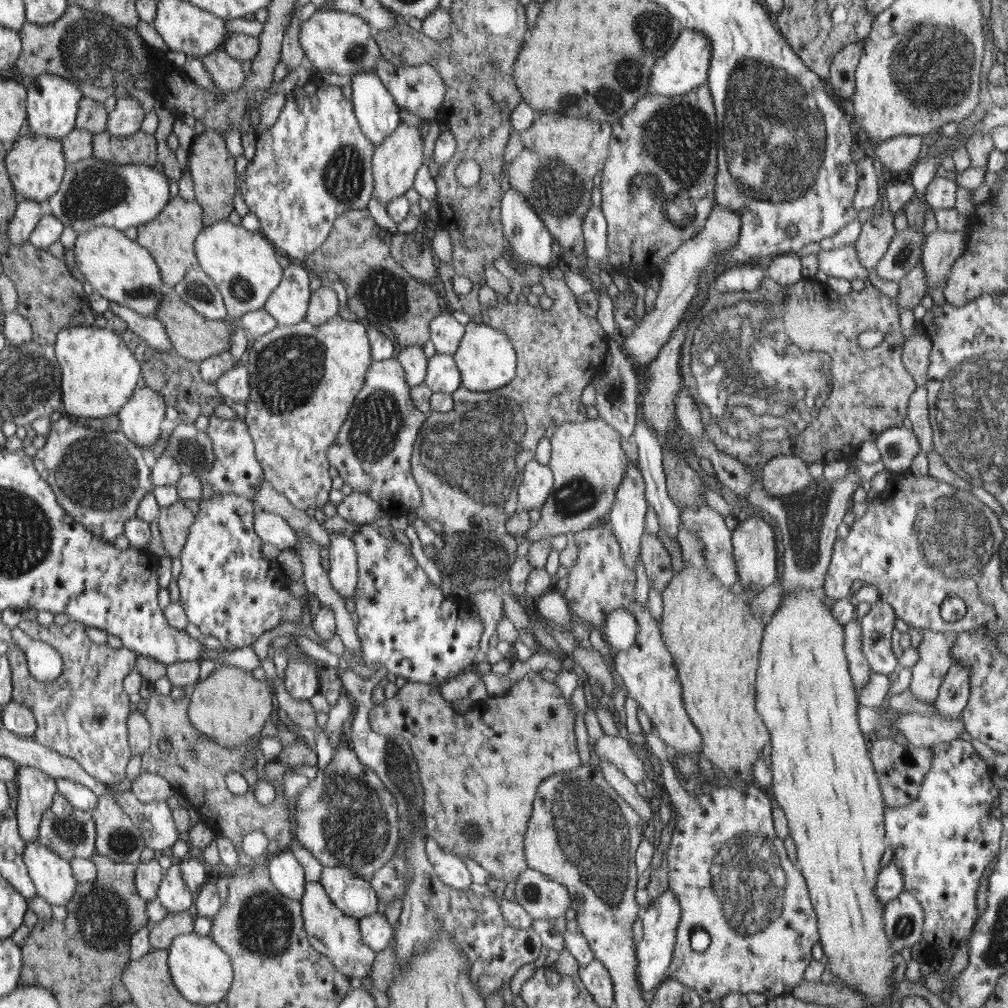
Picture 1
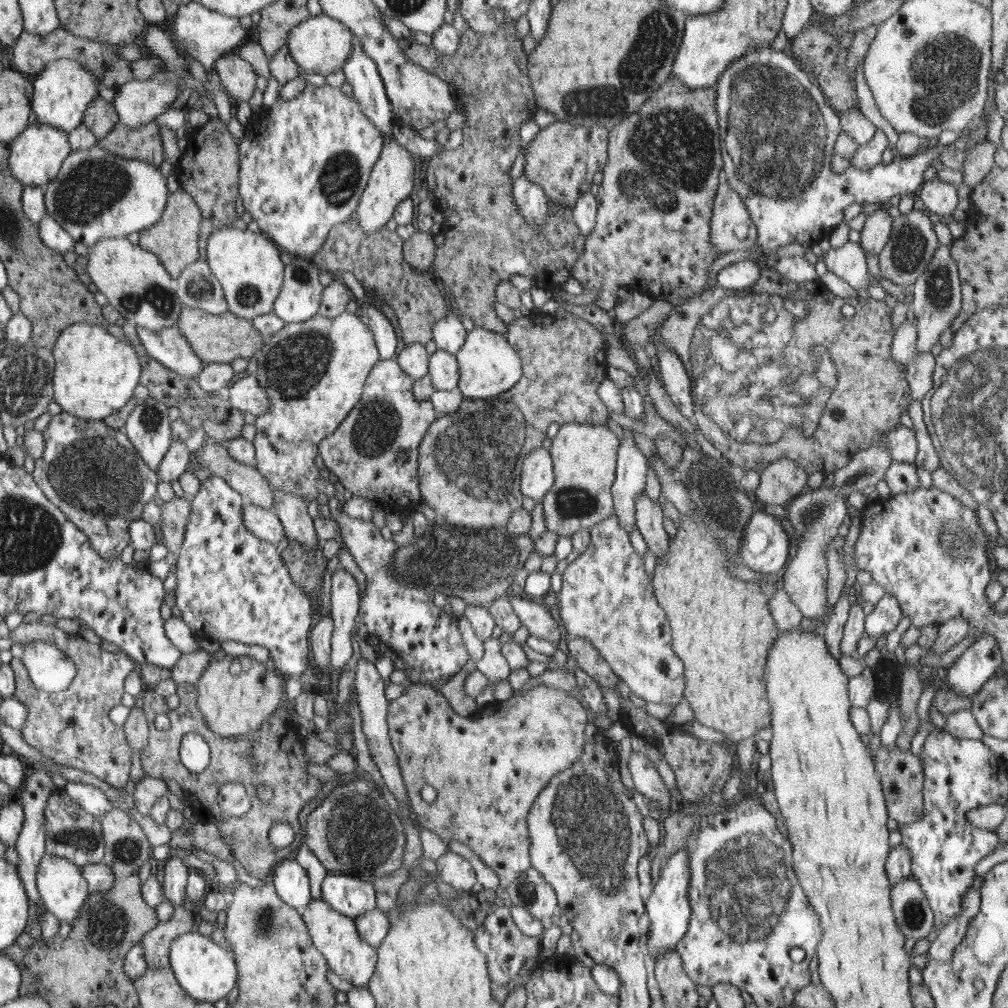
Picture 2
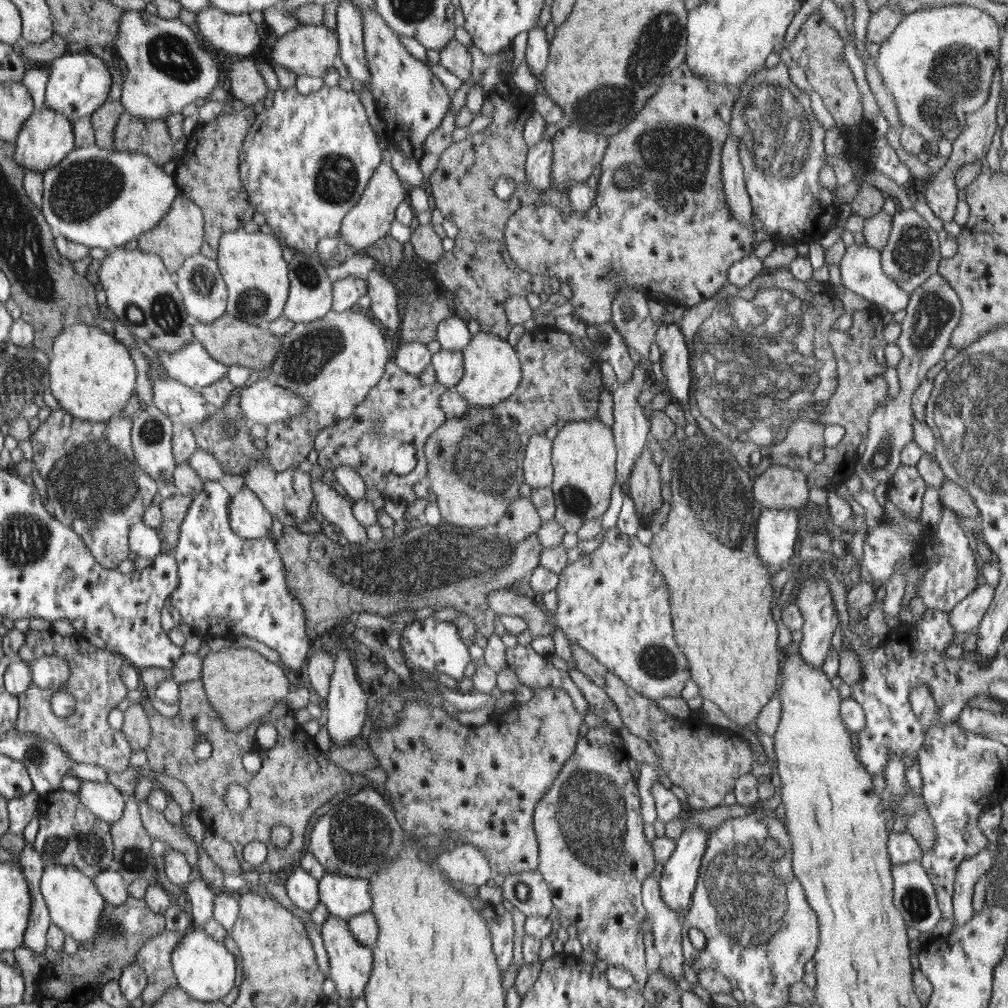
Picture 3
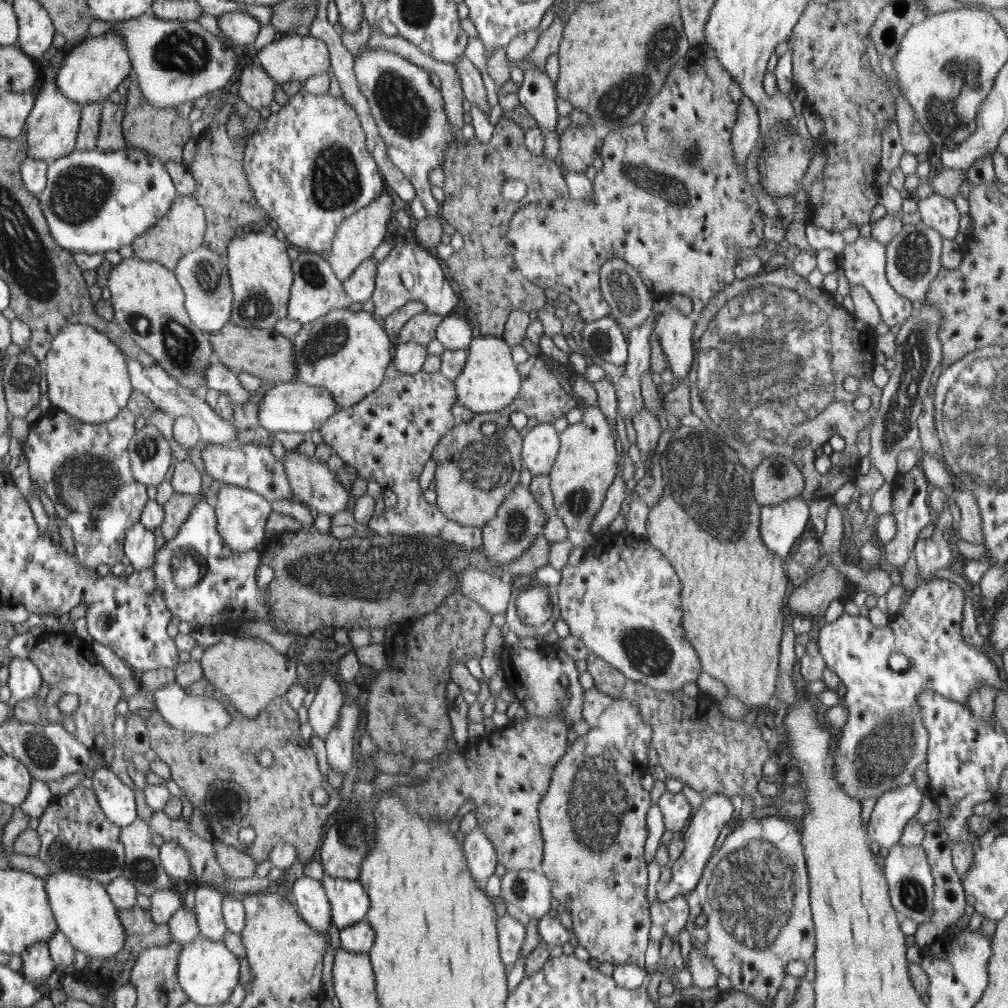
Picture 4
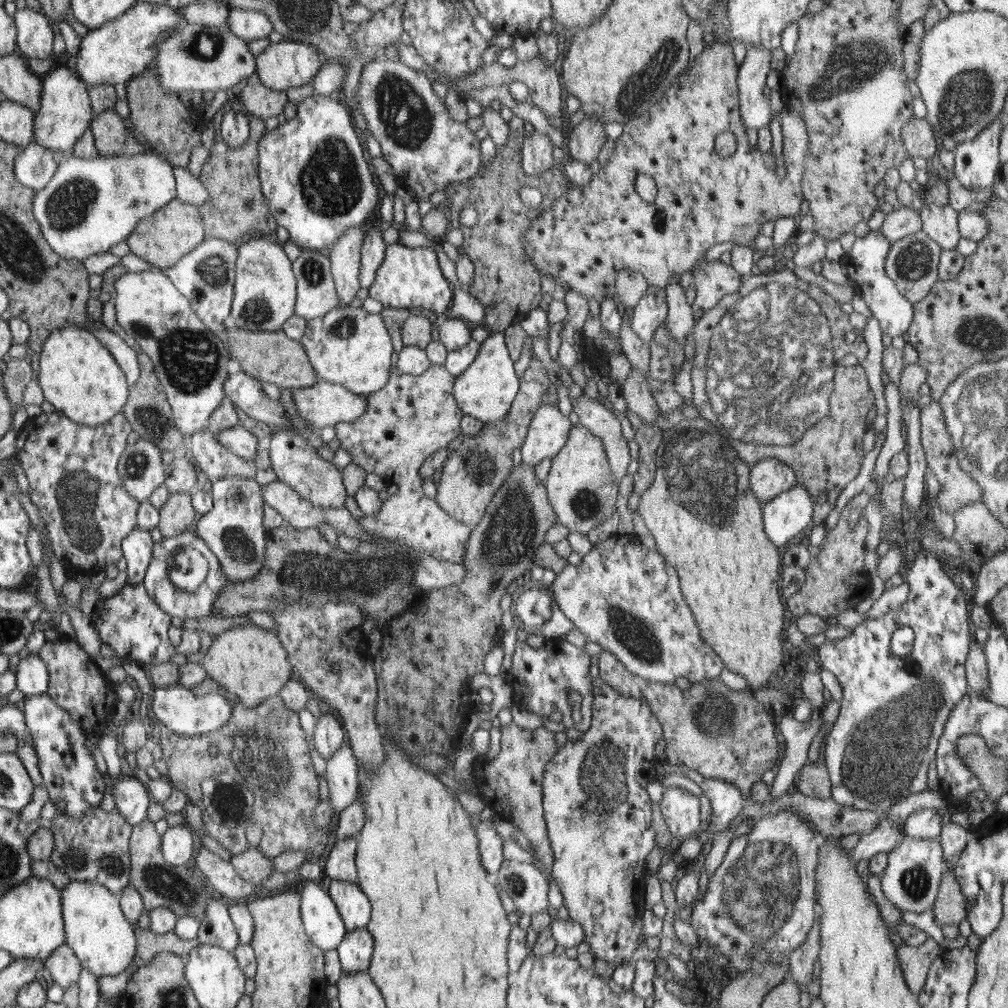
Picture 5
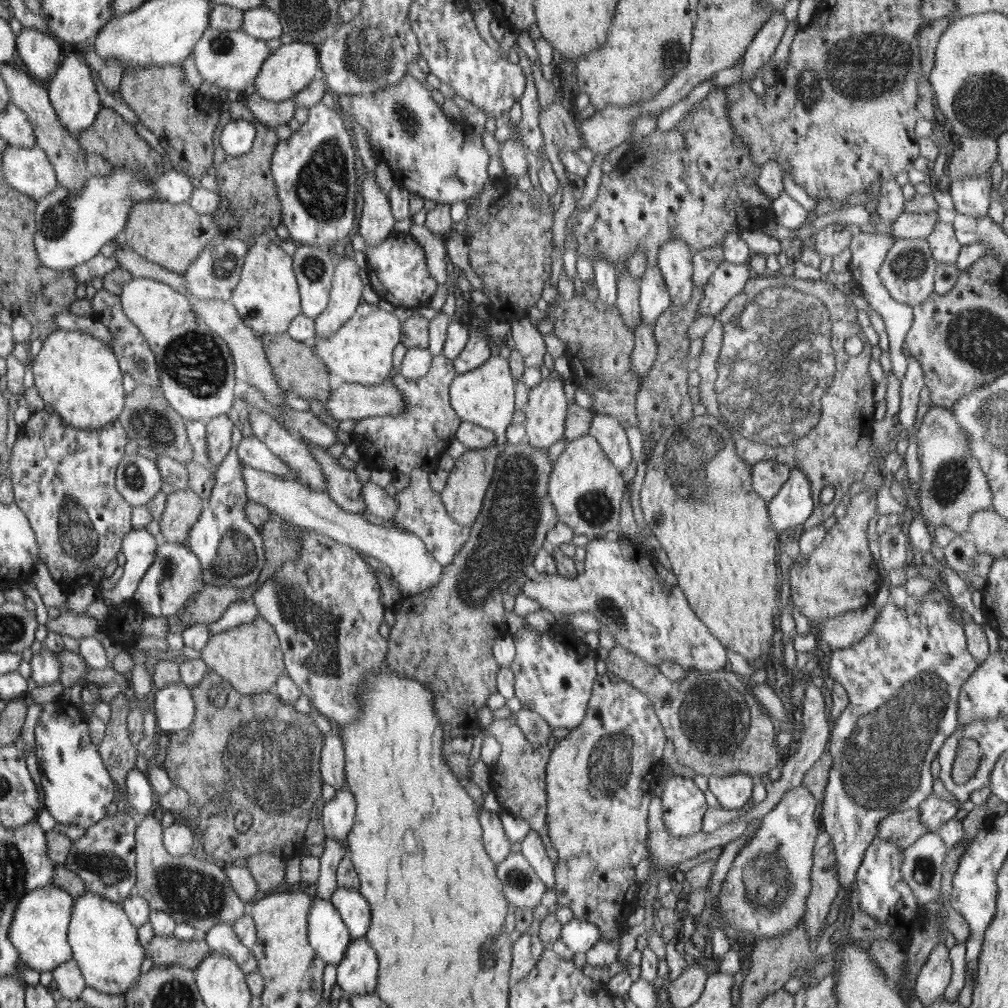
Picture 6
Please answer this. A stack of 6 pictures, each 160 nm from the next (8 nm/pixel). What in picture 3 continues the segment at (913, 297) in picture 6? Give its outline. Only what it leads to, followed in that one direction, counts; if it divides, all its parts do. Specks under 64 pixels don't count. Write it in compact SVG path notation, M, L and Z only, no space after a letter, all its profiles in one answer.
M902 210L892 216L889 240L881 251L881 266L885 274L894 280L900 290L911 294L932 276L936 274L941 260L939 252L940 242L938 233L922 218L916 210Z

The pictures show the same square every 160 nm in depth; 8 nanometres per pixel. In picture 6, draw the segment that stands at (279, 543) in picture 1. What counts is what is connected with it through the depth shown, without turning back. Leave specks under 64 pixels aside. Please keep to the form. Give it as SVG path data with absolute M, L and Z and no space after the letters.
M232 427L232 446L230 452L218 465L213 477L214 486L208 504L204 506L199 521L191 528L186 541L203 566L203 582L206 585L231 587L247 587L261 576L266 561L264 538L254 524L245 515L248 502L247 486L243 478L243 468L236 452L245 432Z

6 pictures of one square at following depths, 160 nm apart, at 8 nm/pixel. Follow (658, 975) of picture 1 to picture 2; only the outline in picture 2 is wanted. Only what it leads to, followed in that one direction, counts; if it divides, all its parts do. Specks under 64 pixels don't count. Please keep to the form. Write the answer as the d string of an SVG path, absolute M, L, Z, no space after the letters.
M684 848L669 855L666 863L663 863L660 879L654 885L647 902L651 936L646 942L646 949L653 962L659 954L664 954L667 950L675 948L688 928L690 905L687 896L690 878L688 851Z

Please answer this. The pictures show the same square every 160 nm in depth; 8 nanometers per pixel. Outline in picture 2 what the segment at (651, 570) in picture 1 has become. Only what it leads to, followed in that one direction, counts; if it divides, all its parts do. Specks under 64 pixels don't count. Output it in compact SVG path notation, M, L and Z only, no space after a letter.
M643 491L636 499L636 510L637 528L647 544L650 555L656 557L658 562L668 552L670 539L662 525L662 508L658 500L652 502Z

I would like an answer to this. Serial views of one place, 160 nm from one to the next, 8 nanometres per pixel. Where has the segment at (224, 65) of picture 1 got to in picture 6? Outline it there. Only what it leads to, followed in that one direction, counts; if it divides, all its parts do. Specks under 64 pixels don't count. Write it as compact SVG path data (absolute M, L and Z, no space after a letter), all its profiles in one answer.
M251 89L248 97L249 109L260 119L260 122L268 126L277 127L279 124L288 124L294 117L296 104L293 99L272 102L263 99L254 89Z

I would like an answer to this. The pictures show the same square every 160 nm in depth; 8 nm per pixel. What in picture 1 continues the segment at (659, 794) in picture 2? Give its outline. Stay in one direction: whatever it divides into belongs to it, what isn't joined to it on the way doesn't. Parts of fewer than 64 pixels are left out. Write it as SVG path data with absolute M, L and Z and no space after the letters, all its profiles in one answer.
M602 736L594 742L594 750L598 757L606 758L608 763L617 767L634 785L651 778L647 772L647 764L632 751L632 742L619 736Z

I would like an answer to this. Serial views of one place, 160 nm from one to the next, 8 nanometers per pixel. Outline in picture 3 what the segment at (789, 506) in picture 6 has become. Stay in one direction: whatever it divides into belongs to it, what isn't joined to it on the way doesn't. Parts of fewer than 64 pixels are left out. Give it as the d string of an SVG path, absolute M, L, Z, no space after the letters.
M798 509L759 511L755 532L757 555L770 568L780 568L794 556L798 539Z

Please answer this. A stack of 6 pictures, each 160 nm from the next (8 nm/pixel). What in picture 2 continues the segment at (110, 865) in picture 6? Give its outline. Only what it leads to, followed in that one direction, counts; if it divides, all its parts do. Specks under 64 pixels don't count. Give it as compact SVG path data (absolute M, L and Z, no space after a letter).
M56 789L51 793L44 809L47 824L47 847L48 854L68 859L83 867L104 863L106 856L106 840L103 834L101 818L84 810L80 803L76 803L65 790Z

